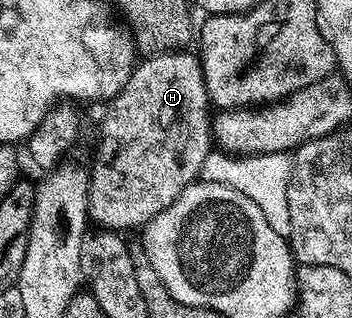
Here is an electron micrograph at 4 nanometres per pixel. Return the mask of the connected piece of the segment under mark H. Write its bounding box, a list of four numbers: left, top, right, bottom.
[87,51,214,231]

